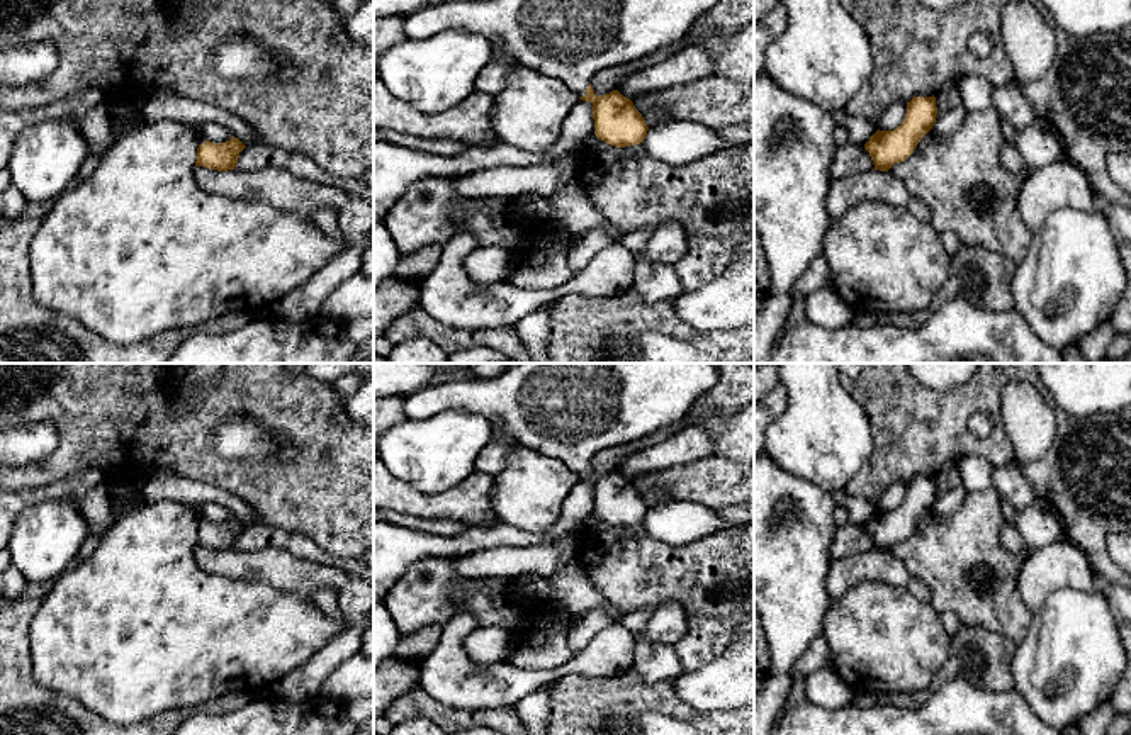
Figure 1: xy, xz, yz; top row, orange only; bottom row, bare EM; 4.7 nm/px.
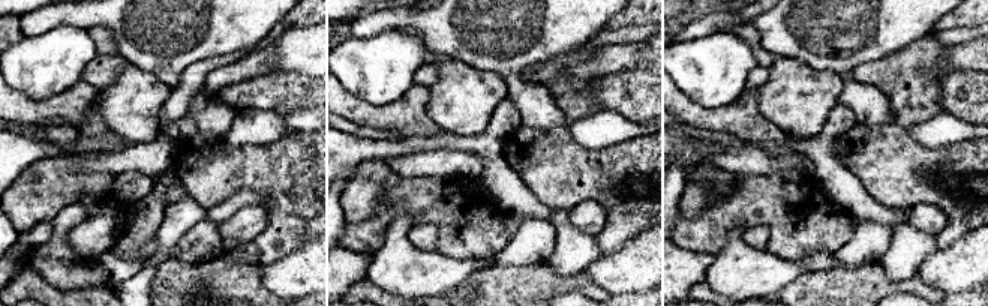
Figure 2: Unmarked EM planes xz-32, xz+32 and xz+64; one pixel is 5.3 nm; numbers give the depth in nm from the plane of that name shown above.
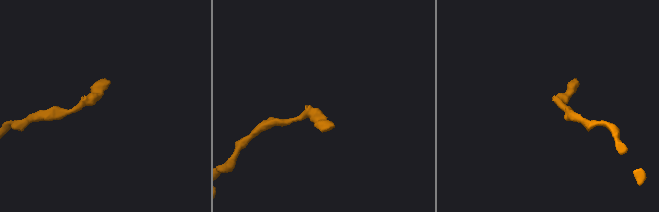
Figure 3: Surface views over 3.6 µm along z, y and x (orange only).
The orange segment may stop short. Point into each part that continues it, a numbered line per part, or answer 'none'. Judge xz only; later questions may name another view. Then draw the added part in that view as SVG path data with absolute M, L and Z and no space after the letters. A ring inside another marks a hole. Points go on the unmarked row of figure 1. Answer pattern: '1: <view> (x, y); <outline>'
1: xz (569, 411); M515 363L494 379L472 377L426 385L404 397L406 419L431 418L450 407L482 414L506 440L562 460L579 477L593 457L669 428L718 382L715 363Z

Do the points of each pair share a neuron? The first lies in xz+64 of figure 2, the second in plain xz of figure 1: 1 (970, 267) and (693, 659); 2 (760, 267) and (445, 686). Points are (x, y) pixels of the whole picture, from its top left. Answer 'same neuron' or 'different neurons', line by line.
1: different neurons
2: same neuron

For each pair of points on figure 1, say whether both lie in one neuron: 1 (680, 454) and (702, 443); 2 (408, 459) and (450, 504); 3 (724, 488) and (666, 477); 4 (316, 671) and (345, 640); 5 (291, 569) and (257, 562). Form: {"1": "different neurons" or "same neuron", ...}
{"1": "same neuron", "2": "different neurons", "3": "same neuron", "4": "same neuron", "5": "same neuron"}

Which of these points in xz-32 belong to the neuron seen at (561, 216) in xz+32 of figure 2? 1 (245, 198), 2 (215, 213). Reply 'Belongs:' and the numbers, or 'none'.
Belongs: 1, 2

